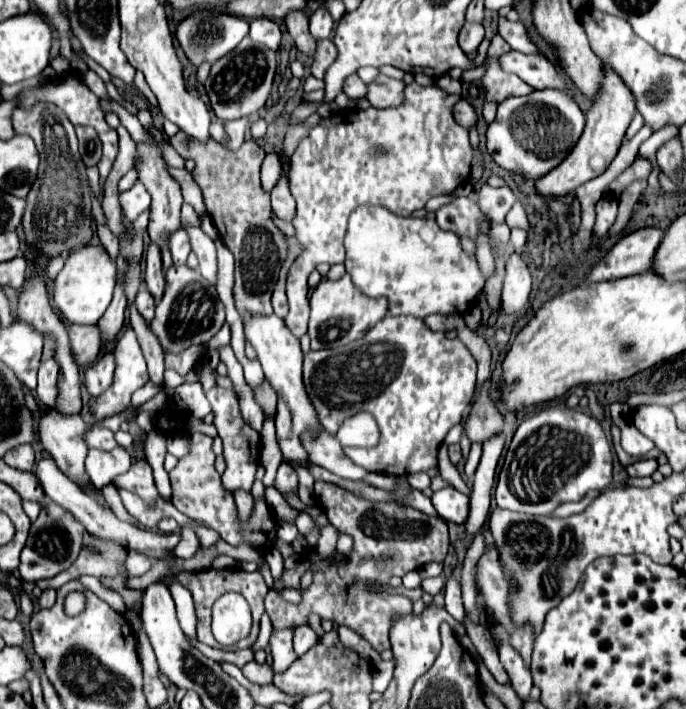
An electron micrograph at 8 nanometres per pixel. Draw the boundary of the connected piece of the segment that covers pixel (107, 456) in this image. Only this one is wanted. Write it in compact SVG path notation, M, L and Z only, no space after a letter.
M116 446L110 452L88 450L86 472L96 488L112 484L114 478L128 472L128 468L130 468L130 454L120 446Z

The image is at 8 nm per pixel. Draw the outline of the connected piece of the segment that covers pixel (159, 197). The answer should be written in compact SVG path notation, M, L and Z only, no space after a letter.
M150 124L146 128L146 134L152 138L154 144L144 144L140 142L138 144L138 156L140 156L140 164L138 164L138 178L140 182L146 186L146 190L150 192L152 196L152 212L150 212L150 224L148 224L148 234L152 238L152 242L156 242L160 248L162 248L162 262L164 262L164 270L172 266L172 258L170 258L170 252L168 252L168 246L166 246L166 236L172 234L174 230L180 228L180 206L182 206L182 194L180 194L180 184L170 176L168 172L168 164L162 156L162 144L168 142L164 132L156 126L156 124Z

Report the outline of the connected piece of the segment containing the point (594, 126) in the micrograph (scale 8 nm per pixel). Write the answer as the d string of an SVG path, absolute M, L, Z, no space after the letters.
M606 70L606 80L602 84L602 92L586 114L586 128L584 128L582 138L572 148L572 152L562 160L562 164L558 164L552 172L548 172L546 176L542 176L534 182L536 192L542 196L566 196L566 194L574 192L578 186L586 184L588 180L600 176L614 160L614 156L622 144L622 138L626 134L626 128L632 120L632 112L636 112L632 94L628 92L624 82L612 70Z

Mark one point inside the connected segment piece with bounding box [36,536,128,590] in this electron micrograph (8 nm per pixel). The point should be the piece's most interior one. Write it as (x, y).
(104, 563)

